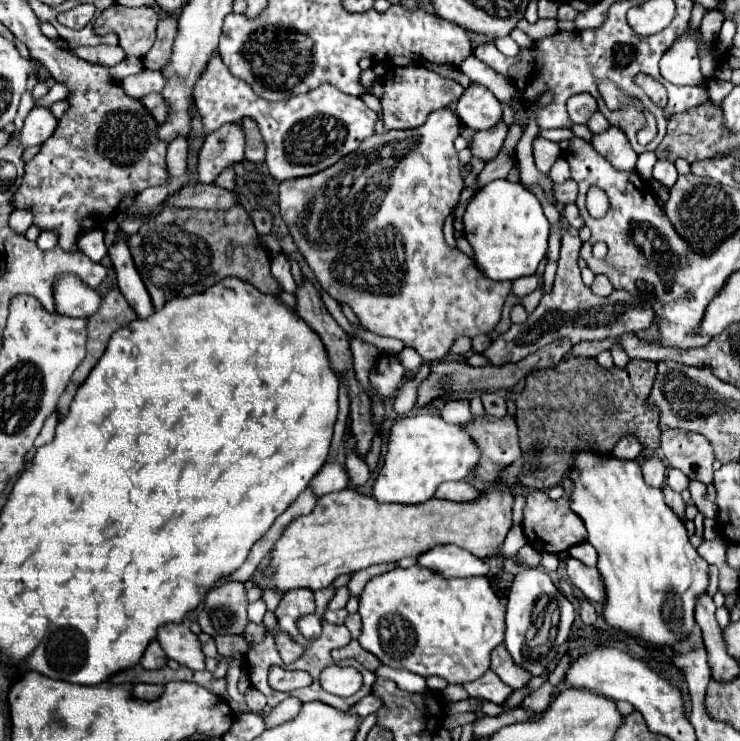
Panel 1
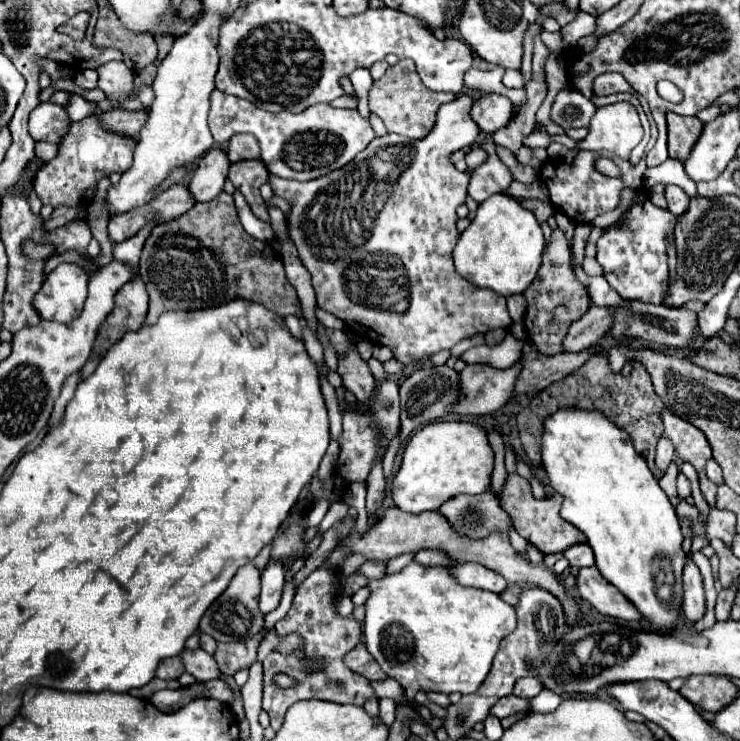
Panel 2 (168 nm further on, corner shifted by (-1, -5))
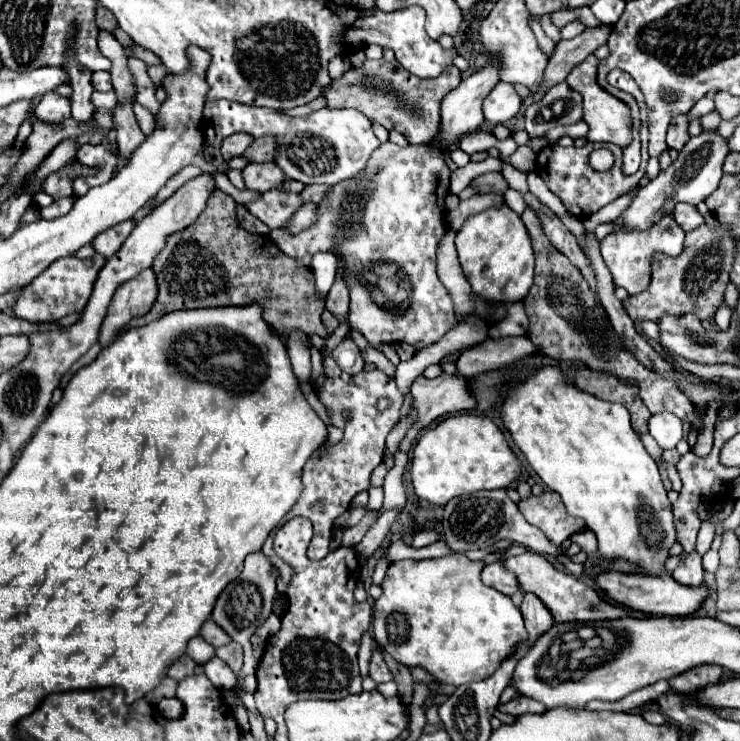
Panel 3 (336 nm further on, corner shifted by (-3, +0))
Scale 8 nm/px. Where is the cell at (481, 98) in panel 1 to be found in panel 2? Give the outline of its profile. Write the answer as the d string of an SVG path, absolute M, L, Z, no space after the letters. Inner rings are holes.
M483 94L479 100L475 100L471 108L471 118L487 134L493 134L495 130L507 126L511 116L513 104L507 96L501 94Z

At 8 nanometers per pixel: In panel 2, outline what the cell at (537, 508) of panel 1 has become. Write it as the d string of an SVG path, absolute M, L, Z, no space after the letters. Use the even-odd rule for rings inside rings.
M509 476L507 484L501 492L501 496L505 498L503 510L507 510L507 514L513 518L513 526L515 530L531 544L535 544L543 554L551 554L551 552L563 552L573 544L581 544L585 542L585 534L579 532L575 526L571 526L567 520L563 520L559 516L559 508L561 508L561 498L559 494L553 494L551 498L533 498L531 494L531 486L525 478L521 476Z

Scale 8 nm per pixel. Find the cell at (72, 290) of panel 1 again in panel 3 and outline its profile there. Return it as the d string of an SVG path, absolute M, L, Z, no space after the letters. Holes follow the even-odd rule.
M95 255L91 259L77 259L77 257L63 257L57 263L49 265L31 285L21 291L13 311L19 319L25 321L57 321L69 313L81 313L87 305L87 299L93 289L93 281L99 269L105 265L105 257Z

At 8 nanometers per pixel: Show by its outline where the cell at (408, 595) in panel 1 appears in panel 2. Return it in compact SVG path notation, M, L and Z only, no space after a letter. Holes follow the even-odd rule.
M411 562L397 574L389 574L381 580L369 580L367 586L371 588L371 596L367 600L367 616L363 622L365 646L383 672L403 686L407 698L414 703L427 724L432 720L432 714L426 706L415 700L415 694L419 690L473 694L489 674L501 640L517 626L515 608L503 602L495 592L461 586L445 566L423 566Z

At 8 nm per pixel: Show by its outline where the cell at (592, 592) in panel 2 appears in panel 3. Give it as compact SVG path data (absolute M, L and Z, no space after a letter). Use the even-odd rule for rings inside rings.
M597 573L595 583L607 597L623 607L643 611L645 615L671 615L671 617L685 617L695 613L701 603L707 599L709 591L703 587L685 587L679 585L669 573L663 575L627 575L627 573Z

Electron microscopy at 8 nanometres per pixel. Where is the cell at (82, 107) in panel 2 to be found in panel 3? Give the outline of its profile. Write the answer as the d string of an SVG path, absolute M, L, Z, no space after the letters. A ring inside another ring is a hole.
M93 91L91 103L95 109L113 109L117 103L117 95L113 91L109 93L101 93L101 91Z

